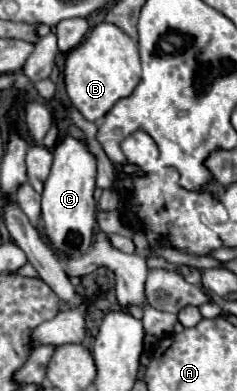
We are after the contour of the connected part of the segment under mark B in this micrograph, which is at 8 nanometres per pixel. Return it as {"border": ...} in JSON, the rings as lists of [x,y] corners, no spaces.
{"border":[[[101,22],[87,34],[87,38],[77,48],[65,54],[63,78],[71,104],[87,120],[95,122],[103,118],[117,100],[129,96],[133,88],[139,84],[141,62],[139,62],[137,42],[129,38],[121,28],[109,22]]]}

